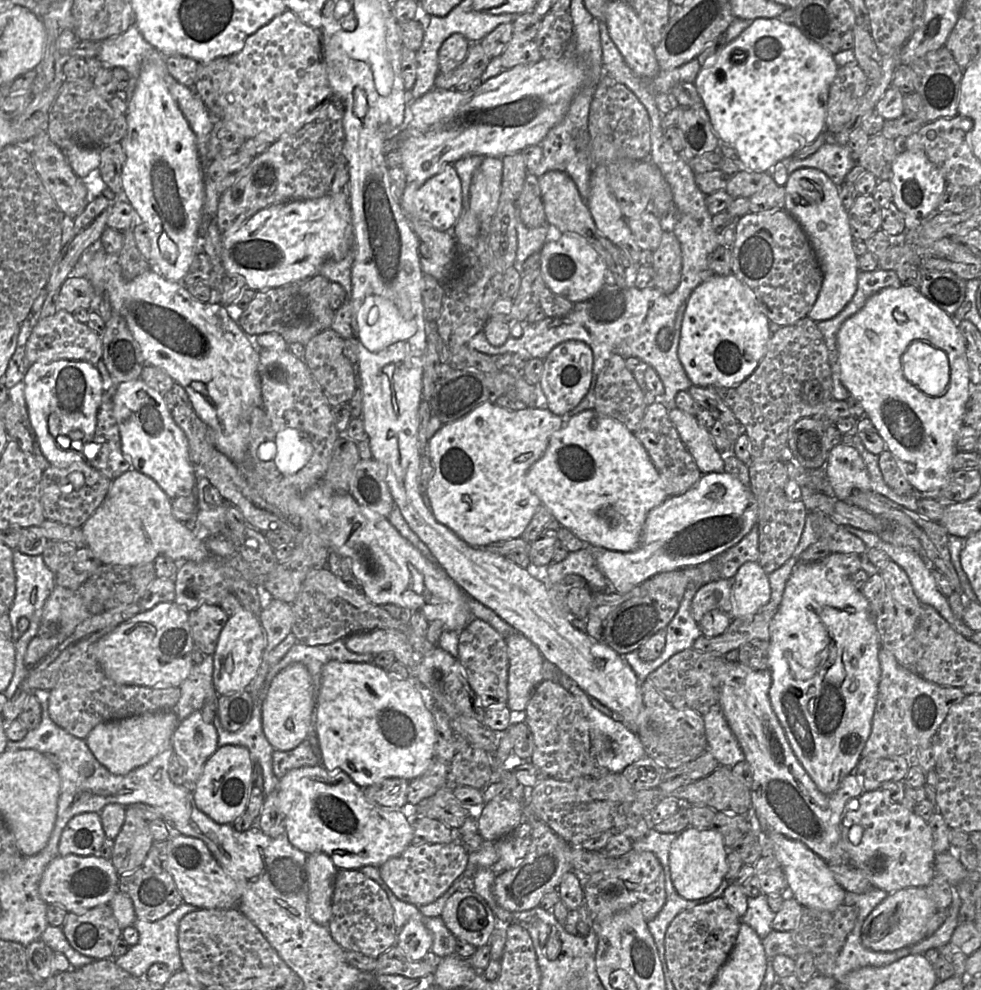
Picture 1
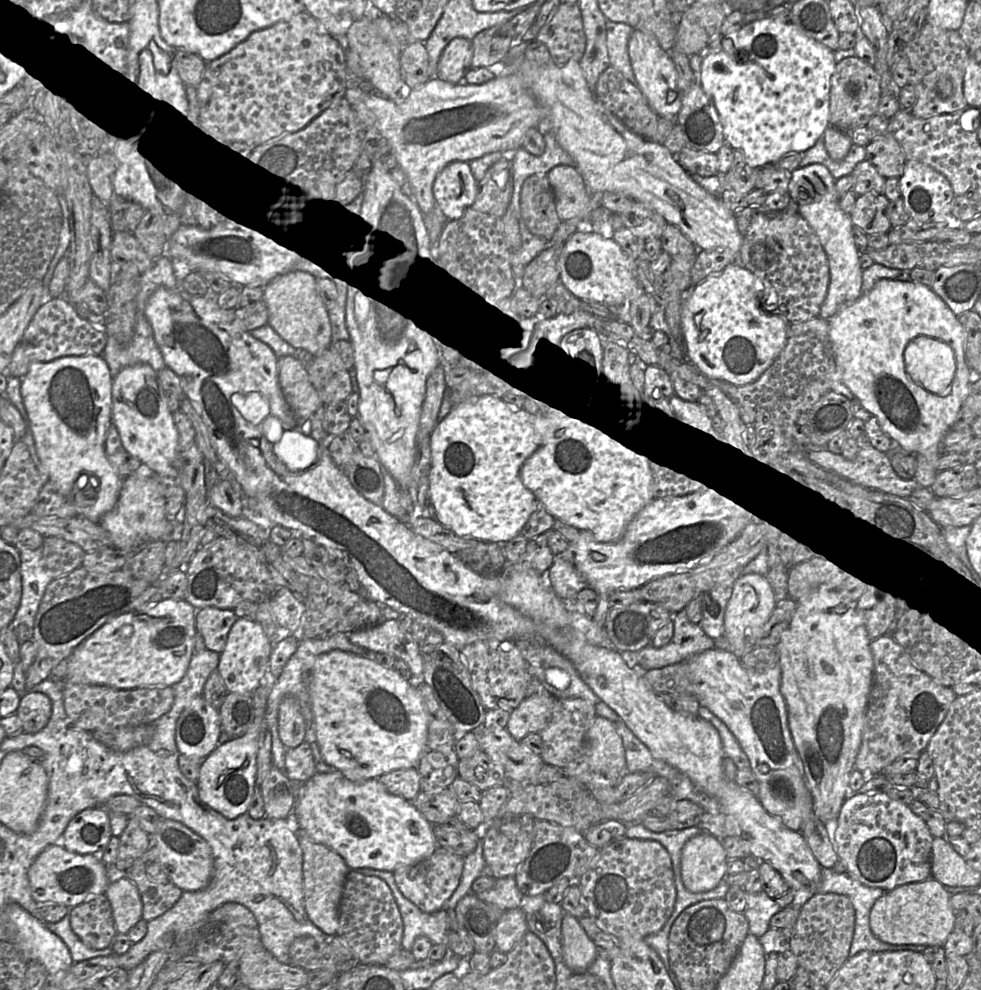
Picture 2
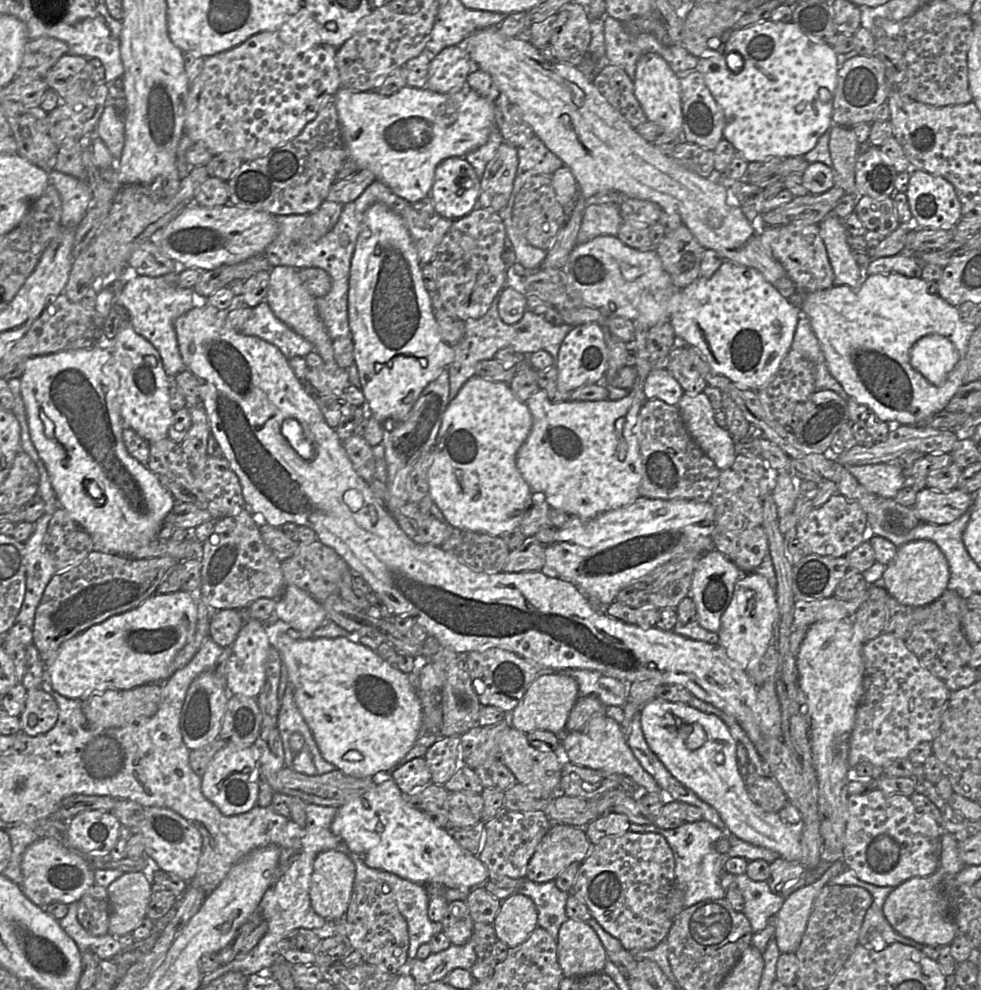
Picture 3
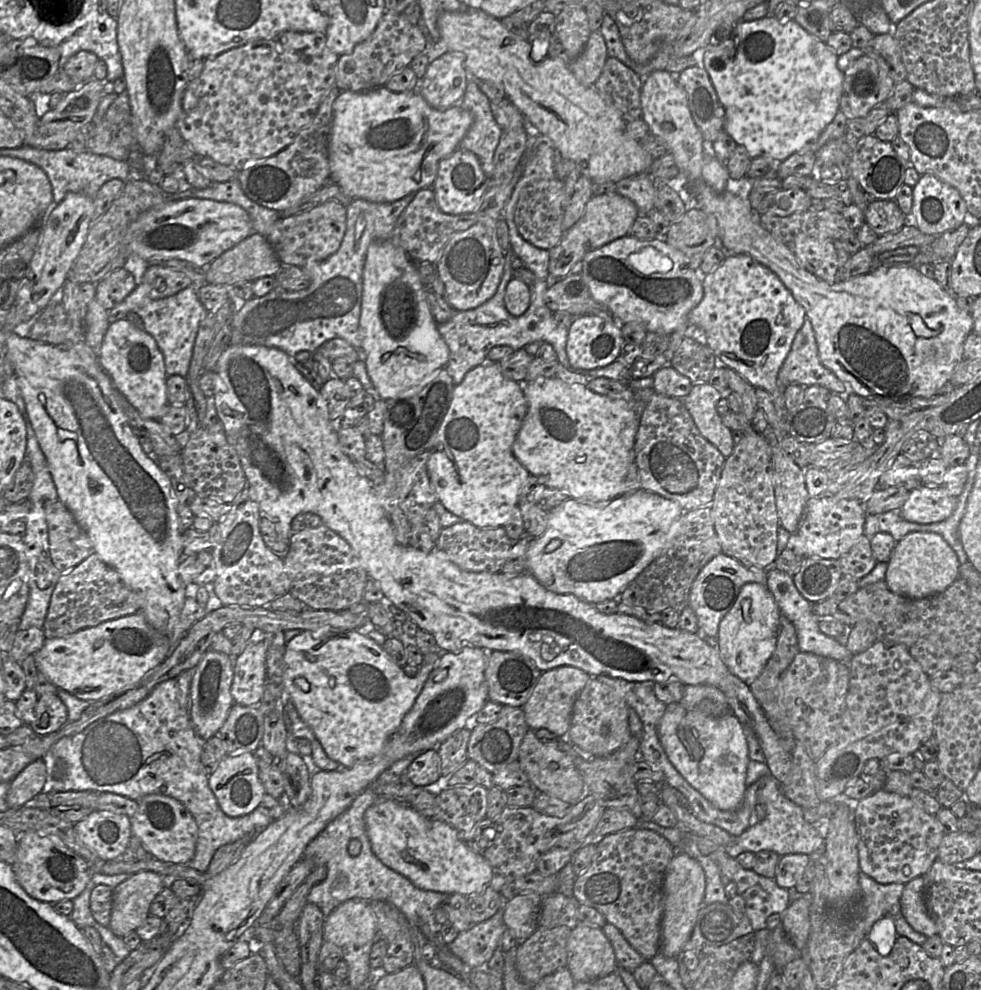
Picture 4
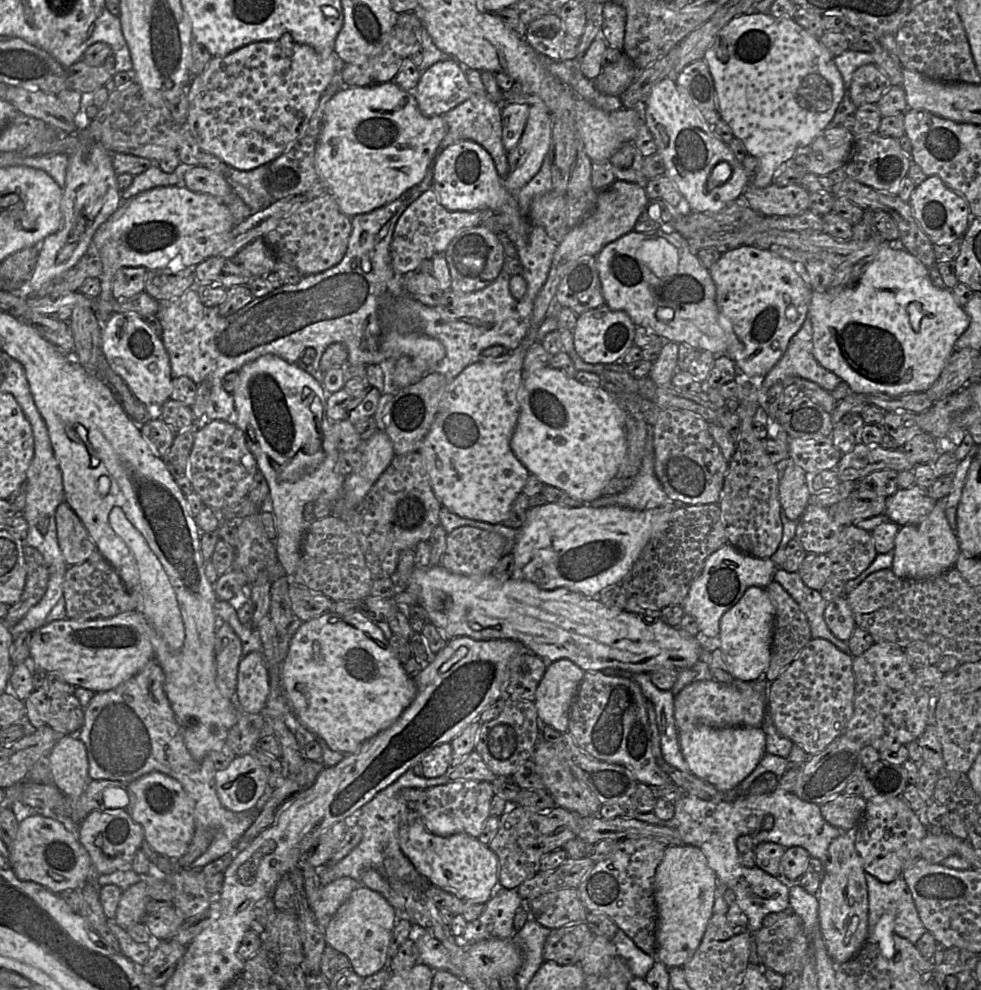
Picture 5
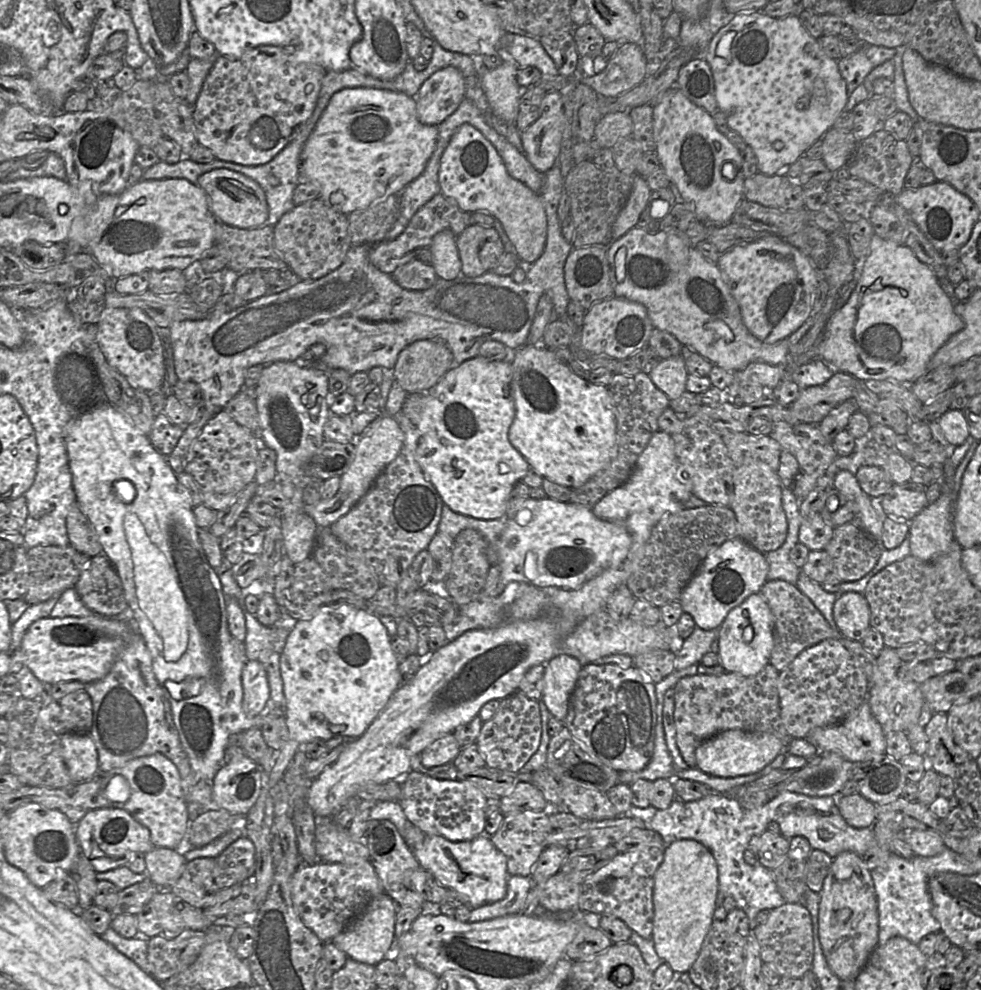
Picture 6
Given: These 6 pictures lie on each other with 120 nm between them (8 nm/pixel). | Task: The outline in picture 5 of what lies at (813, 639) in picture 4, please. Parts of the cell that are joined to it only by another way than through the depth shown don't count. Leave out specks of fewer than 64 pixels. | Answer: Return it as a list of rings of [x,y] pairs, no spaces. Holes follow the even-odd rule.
[[[777,568],[773,579],[789,593],[806,615],[812,639],[825,639],[842,652],[850,654],[848,643],[837,638],[825,622],[824,612],[828,602],[822,597],[820,591],[807,587],[799,572],[788,572]]]

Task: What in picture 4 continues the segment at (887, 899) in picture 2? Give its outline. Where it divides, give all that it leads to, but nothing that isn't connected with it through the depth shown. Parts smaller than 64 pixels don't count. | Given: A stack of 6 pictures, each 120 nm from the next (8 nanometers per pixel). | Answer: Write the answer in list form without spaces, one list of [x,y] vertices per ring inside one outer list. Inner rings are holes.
[[[918,876],[905,884],[901,898],[901,912],[917,932],[930,937],[937,934],[935,922],[928,914],[924,902],[924,878]]]

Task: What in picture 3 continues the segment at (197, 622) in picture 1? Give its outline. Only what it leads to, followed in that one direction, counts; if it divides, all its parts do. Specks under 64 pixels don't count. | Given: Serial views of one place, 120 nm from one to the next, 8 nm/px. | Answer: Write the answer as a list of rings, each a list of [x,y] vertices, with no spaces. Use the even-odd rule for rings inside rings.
[[[238,610],[211,611],[209,637],[222,648],[231,646],[243,624],[244,620]]]

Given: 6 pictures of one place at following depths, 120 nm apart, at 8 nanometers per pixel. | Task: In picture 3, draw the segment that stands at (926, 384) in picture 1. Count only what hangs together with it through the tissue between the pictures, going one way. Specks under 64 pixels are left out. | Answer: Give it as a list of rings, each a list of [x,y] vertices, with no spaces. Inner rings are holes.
[[[938,334],[920,338],[910,352],[911,365],[937,386],[946,381],[958,360],[959,353],[955,345]]]

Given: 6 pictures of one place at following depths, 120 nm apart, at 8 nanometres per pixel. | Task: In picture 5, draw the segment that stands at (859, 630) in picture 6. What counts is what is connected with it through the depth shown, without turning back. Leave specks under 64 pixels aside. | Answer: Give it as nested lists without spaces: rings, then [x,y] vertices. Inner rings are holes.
[[[840,596],[828,602],[824,612],[824,619],[830,631],[837,638],[846,642],[857,627],[846,596]]]

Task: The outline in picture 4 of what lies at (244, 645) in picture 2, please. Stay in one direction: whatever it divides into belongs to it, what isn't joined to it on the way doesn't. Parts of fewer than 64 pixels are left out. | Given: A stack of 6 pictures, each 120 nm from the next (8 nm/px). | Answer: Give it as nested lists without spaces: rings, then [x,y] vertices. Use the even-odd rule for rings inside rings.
[[[256,628],[244,650],[233,657],[231,695],[235,703],[243,706],[260,704],[265,692],[267,651],[267,634]]]

